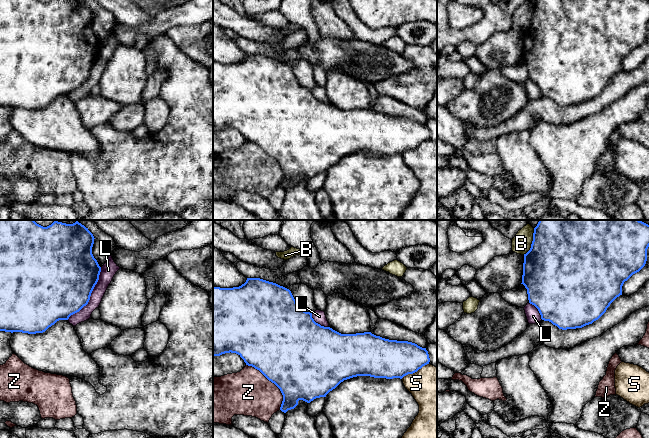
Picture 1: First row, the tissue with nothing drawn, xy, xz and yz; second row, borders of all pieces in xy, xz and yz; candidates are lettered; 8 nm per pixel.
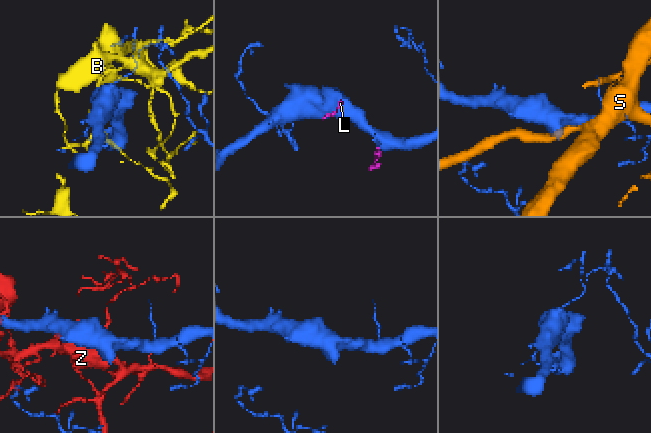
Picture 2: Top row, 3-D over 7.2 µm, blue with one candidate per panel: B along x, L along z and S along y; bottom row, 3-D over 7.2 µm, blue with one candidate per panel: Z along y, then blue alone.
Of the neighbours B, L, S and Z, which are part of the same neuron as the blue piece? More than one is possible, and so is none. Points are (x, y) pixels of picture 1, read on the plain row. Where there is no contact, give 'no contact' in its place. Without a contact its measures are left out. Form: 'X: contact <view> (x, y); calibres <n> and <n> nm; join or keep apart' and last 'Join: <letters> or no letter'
B: contact yz (532, 18); calibres 500 and 160 nm; keep apart
L: contact xy (90, 71); calibres 500 and 120 nm; keep apart
S: contact xz (414, 148); calibres 320 and 360 nm; keep apart
Z: contact xz (273, 158); calibres 500 and 360 nm; keep apart
Join: no letter

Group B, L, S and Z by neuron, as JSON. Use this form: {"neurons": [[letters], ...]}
{"neurons": [["B"], ["L"], ["S"], ["Z"]]}

